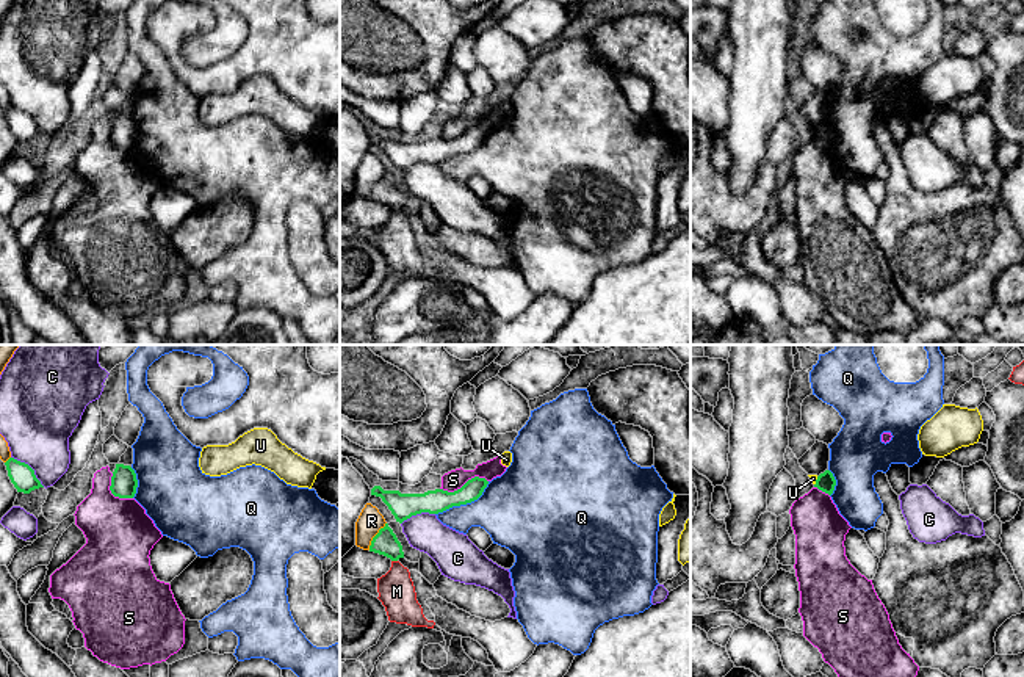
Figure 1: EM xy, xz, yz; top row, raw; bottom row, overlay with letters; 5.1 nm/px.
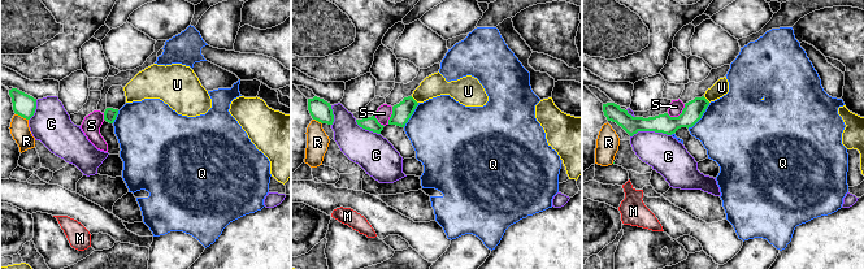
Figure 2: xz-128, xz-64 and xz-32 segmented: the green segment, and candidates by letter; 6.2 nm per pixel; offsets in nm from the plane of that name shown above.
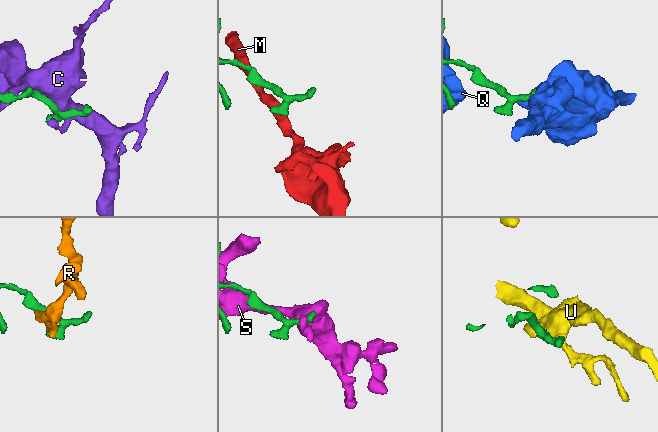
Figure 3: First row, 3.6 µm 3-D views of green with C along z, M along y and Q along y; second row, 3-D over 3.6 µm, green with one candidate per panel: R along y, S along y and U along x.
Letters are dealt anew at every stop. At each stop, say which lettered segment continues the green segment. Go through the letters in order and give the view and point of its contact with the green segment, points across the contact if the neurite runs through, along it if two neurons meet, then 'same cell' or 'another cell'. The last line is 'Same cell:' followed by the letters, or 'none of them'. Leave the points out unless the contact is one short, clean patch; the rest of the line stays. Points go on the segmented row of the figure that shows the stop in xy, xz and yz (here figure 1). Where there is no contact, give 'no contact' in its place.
C: contact xy (30, 467); another cell
M: contact xz (395, 560); border xz (392, 560), (396, 561); another cell
Q: contact xz (464, 503); border xz (489, 481), (476, 499), (453, 505), (436, 514); another cell
R: contact xz (374, 536); another cell
S: contact xz (465, 483); border xz (487, 480), (472, 477), (453, 491), (440, 489); another cell
U: contact yz (816, 481); border yz (818, 477), (814, 485); another cell
Same cell: none of them

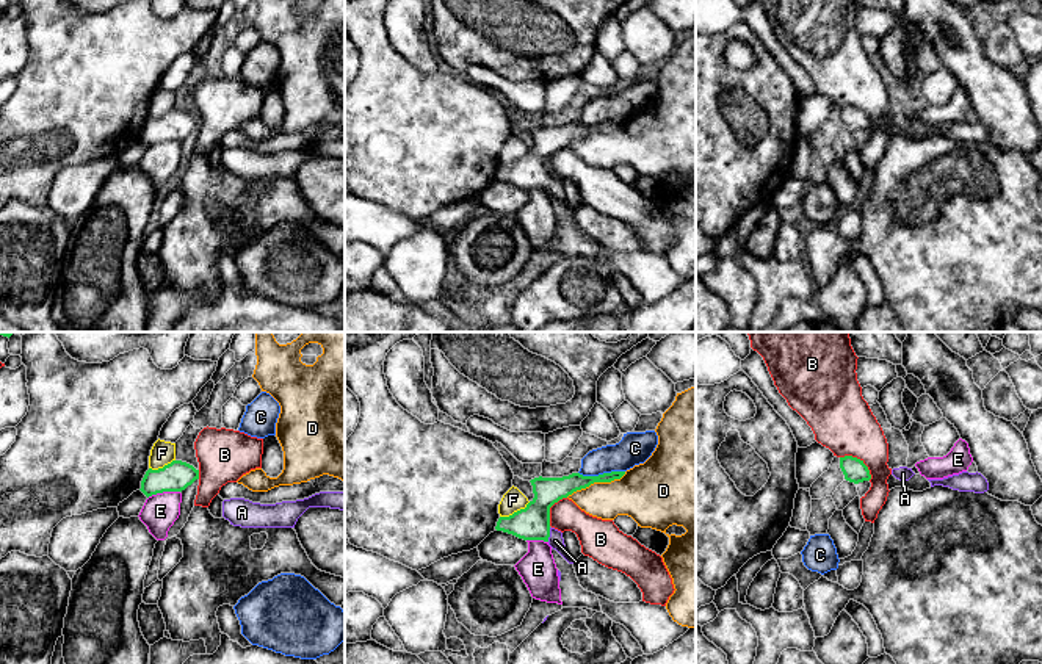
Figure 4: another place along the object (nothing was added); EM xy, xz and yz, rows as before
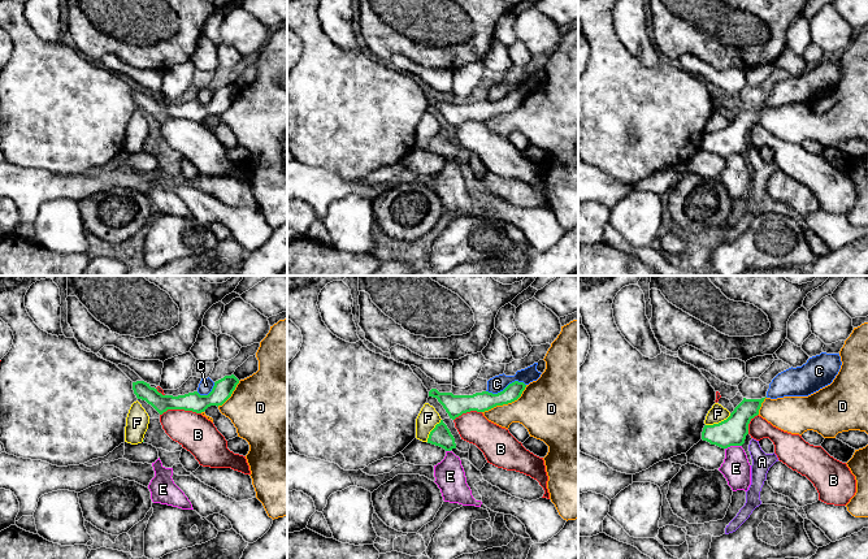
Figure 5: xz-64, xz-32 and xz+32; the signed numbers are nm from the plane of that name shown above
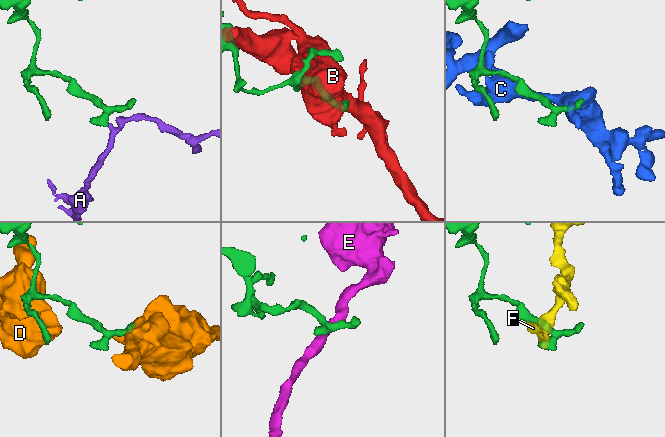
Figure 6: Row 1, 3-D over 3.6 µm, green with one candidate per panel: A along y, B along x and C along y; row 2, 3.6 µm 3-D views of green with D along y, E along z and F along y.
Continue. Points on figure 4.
A: contact xz (549, 534); way xz (531, 523), (549, 534), (555, 541); same cell
B: contact yz (859, 459); another cell
C: contact xz (600, 475); border xz (624, 470), (597, 475), (578, 473); another cell
D: contact xz (596, 481); border xz (625, 472), (610, 481), (594, 481), (566, 497); another cell
E: contact xy (163, 490); border xy (179, 490), (163, 490), (148, 498); another cell
F: contact xz (514, 512); another cell
Same cell: A

